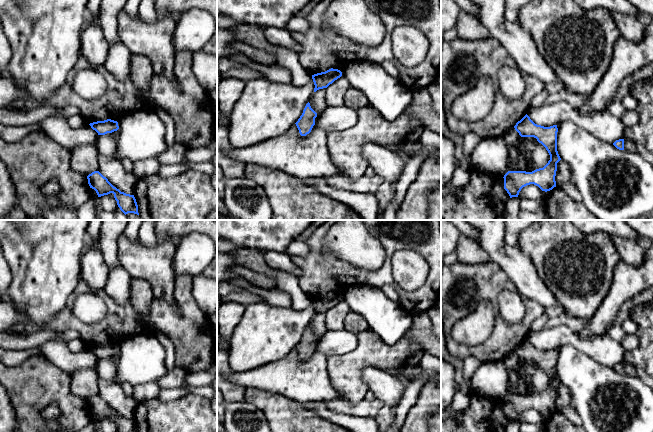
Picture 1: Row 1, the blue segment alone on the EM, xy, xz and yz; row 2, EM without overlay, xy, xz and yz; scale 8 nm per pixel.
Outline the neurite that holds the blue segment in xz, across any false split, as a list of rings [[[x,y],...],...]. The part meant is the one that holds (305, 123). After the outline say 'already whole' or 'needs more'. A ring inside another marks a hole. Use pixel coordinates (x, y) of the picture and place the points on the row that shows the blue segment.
[[[308,102],[303,110],[302,115],[295,123],[301,136],[306,136],[309,134],[315,125],[315,118],[317,113],[311,108]]]; already whole

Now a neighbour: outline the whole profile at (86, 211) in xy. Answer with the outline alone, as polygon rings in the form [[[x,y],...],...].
[[[91,188],[89,200],[76,210],[78,220],[97,220],[97,215],[94,207],[94,203],[97,197],[98,195],[96,191]]]

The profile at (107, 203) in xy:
[[[104,195],[99,198],[100,198],[100,205],[103,211],[114,211],[114,209],[117,207],[117,201],[114,198],[108,195]]]

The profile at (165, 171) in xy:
[[[174,164],[174,165],[161,165],[157,174],[167,178],[187,172],[190,172],[189,167],[187,165]]]

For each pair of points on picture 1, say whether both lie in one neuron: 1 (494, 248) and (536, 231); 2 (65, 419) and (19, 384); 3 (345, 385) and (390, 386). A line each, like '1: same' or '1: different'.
1: different
2: same
3: different

